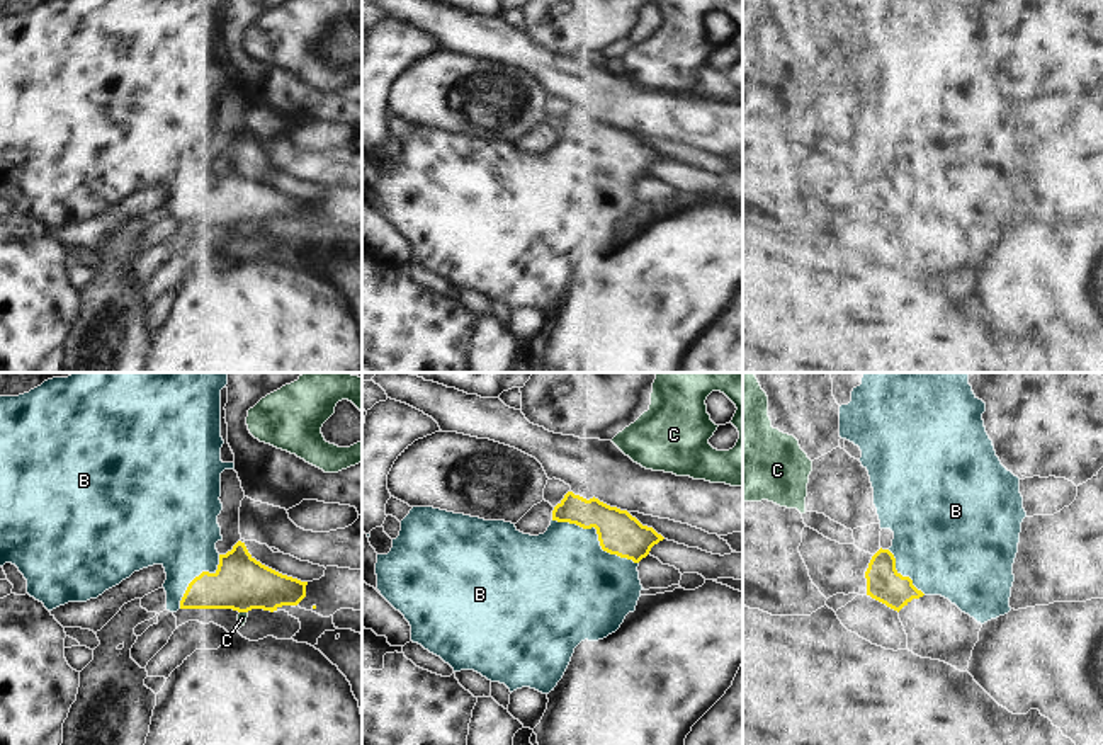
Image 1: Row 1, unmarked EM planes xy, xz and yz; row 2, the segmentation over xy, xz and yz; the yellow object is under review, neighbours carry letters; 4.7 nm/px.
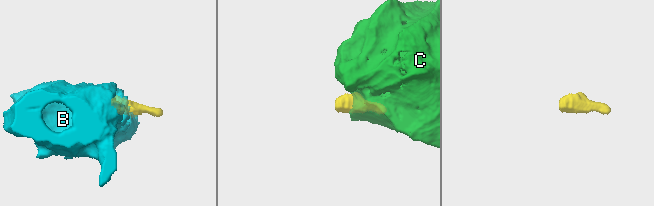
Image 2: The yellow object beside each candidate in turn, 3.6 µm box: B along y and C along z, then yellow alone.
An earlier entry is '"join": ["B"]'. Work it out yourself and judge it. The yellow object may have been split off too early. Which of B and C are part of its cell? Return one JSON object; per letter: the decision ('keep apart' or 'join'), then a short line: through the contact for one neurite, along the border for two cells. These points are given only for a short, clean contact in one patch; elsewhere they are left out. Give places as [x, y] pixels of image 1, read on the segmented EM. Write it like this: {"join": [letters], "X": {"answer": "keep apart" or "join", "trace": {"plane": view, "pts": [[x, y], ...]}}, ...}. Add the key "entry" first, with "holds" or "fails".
{"entry": "holds", "join": ["B"], "B": {"answer": "join"}, "C": {"answer": "keep apart", "trace": {"plane": "xy", "pts": [[240, 611], [247, 613]]}}}

